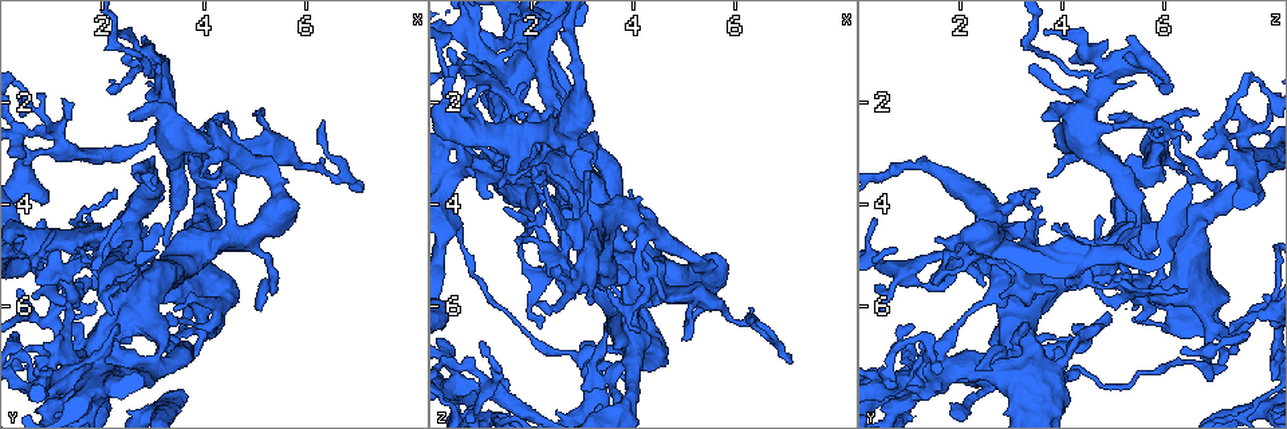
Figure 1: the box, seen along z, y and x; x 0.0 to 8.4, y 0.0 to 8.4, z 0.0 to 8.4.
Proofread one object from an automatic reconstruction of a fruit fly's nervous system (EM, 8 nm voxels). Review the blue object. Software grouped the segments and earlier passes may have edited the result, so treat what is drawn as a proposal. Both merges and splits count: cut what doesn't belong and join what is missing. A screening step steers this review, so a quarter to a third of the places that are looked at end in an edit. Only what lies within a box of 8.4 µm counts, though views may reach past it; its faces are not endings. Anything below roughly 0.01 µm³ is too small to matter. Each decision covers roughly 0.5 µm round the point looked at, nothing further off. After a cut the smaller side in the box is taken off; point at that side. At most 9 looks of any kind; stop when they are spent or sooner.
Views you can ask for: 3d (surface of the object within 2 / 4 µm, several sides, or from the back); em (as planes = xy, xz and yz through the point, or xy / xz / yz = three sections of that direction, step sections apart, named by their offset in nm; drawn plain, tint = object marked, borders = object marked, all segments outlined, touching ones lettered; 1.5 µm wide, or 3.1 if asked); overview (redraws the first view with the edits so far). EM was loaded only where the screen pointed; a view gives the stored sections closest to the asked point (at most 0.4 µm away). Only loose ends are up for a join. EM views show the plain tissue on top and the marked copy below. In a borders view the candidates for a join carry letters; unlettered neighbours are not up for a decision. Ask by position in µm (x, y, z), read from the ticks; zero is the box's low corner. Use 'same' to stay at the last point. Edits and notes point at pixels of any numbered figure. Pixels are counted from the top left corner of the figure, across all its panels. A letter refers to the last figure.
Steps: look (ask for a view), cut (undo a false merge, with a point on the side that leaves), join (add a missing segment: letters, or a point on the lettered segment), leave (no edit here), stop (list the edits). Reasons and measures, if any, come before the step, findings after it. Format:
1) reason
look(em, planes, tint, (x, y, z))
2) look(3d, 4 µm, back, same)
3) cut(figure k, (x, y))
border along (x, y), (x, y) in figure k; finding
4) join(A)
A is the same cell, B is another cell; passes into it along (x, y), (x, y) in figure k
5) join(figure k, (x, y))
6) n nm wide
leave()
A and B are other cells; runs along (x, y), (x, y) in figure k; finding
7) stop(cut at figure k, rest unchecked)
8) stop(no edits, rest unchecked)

closes a loop
look(em, planes, tint, (3.40, 7.10, 6.80))

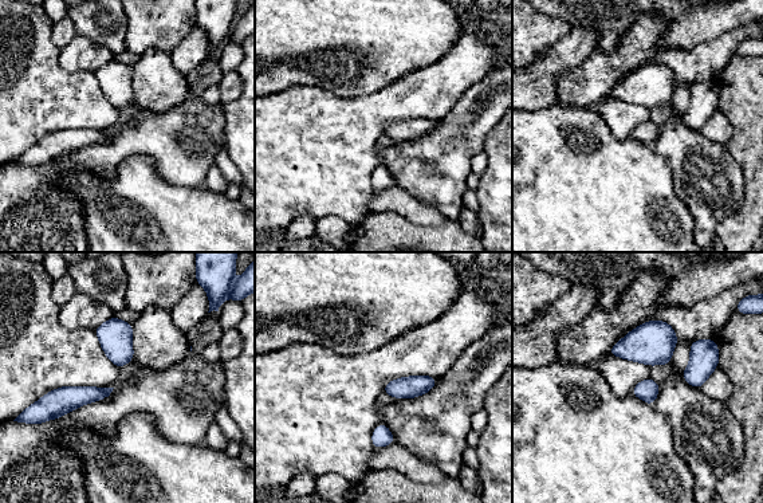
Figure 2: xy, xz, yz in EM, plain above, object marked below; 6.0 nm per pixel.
look(em, planes, borders, same)

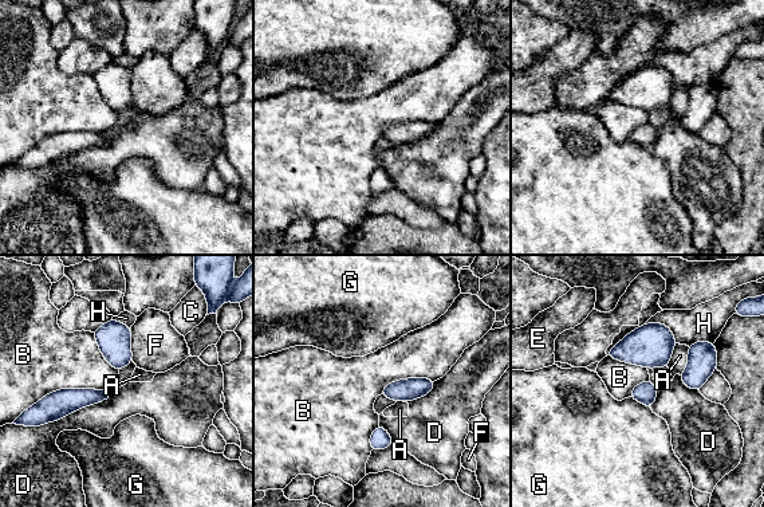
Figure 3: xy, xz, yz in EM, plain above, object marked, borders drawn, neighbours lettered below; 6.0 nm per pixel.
leave()
A, B, C, D, E, F, G and H are other cells; border along (111, 389), (56, 389), (36, 403) in figure 3; all the same cell

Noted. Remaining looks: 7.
thin end
look(em, planes, borders, (4.90, 2.25, 6.70))

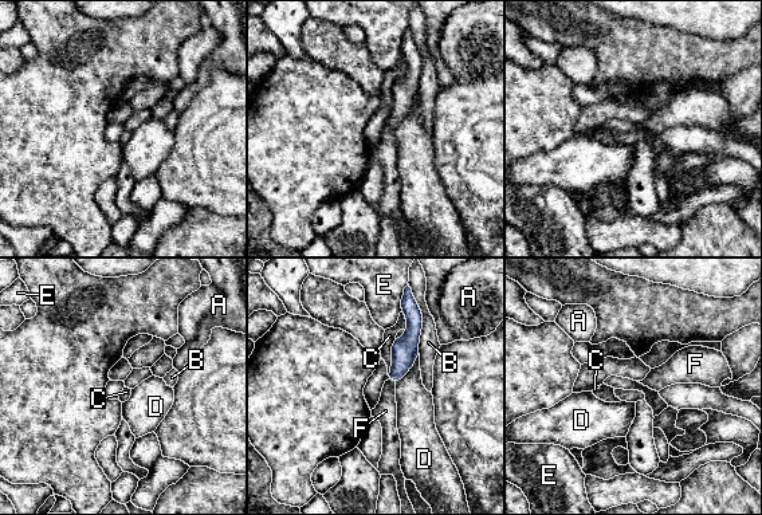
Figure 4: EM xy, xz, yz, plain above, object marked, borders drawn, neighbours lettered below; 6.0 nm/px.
join(figure 4, (385, 411))
F is the same cell, A, B, C, D and E are other cells; passes into it along (405, 350), (391, 380), (385, 411) in figure 4; the cell continues

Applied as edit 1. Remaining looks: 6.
look(overview)

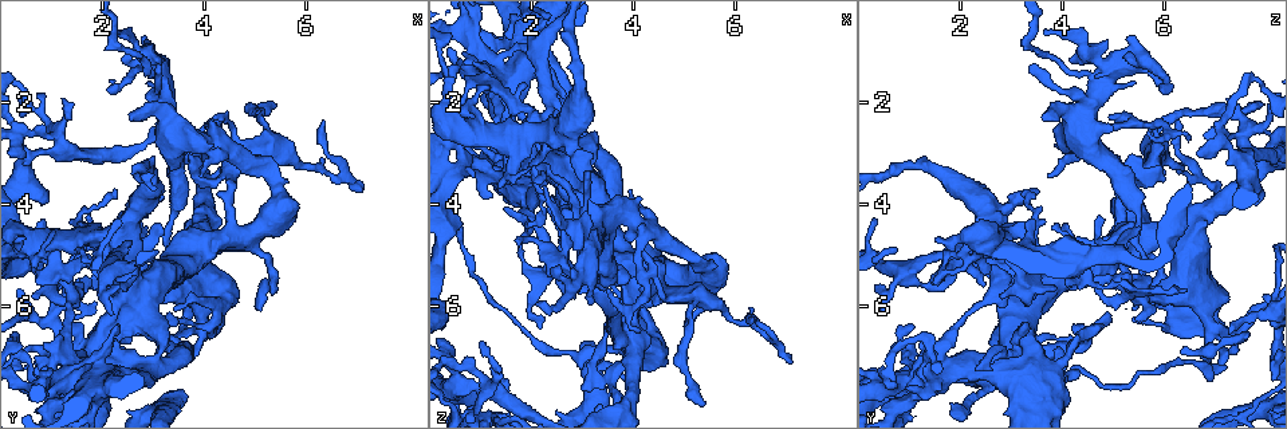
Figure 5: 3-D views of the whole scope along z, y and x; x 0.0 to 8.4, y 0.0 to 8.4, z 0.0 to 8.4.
branch stops here
look(em, yz, step 8, borders, (7.05, 3.70, 7.05))

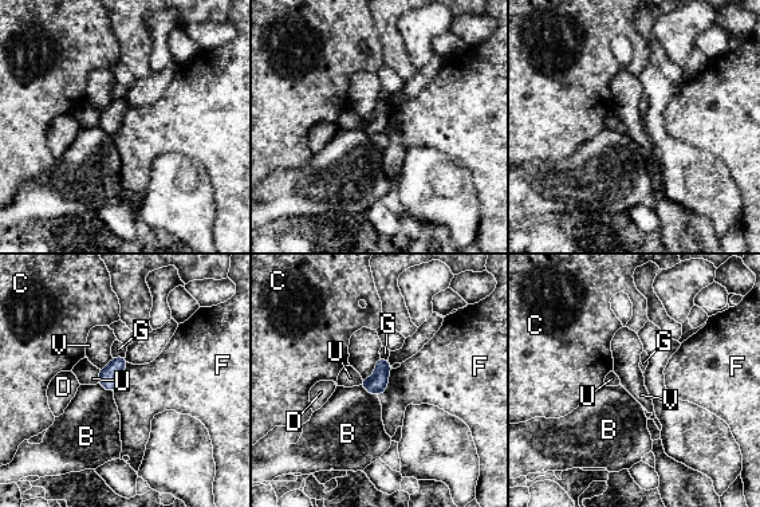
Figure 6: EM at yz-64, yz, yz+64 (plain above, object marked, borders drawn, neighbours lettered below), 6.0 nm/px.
F touches over 200 nm
leave()
B, C, D, F, G, U and V are other cells; border along (128, 362), (122, 381), (113, 392) in figure 6; no lettered segment goes on from it

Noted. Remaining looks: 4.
an open end
look(em, planes, borders, (2.85, 0.75, 5.35))

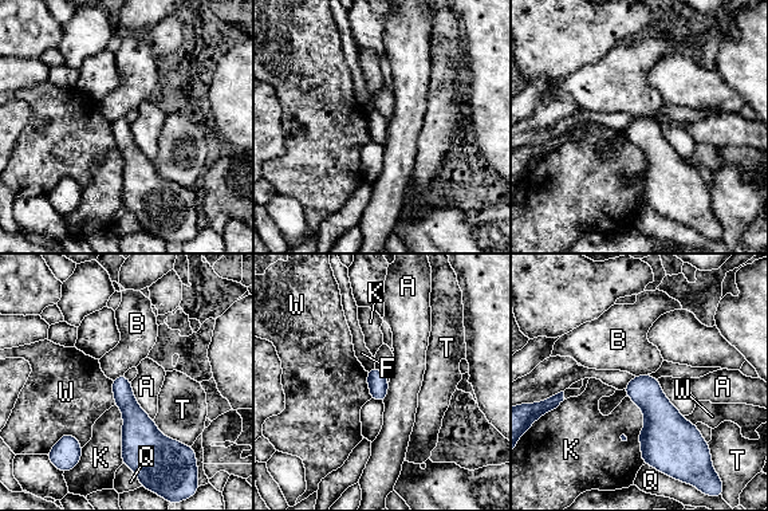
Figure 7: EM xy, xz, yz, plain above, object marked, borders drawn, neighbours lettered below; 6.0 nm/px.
leave()
A, B, F, K, Q, T and W are other cells; border along (130, 382), (134, 400), (153, 420) in figure 7; no lettered segment goes on from it

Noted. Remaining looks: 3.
stop(join at figure 4, rest unchecked)

